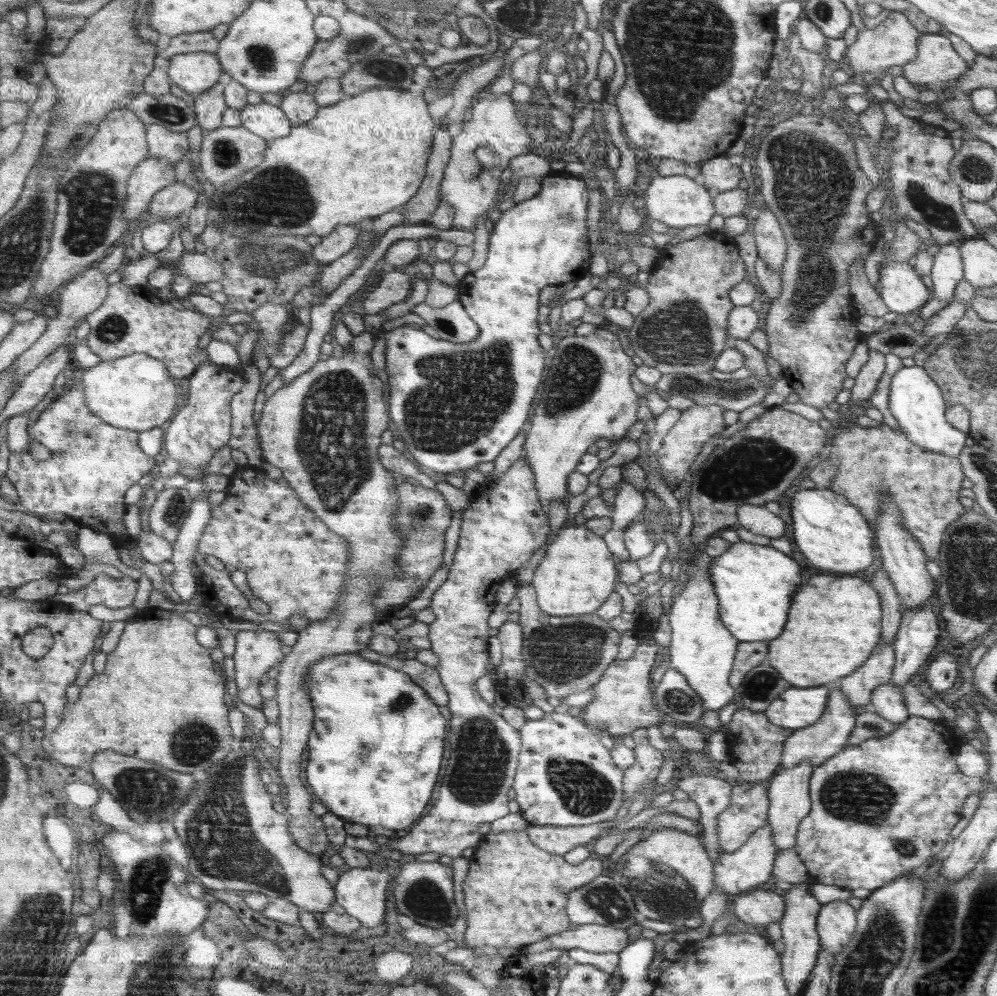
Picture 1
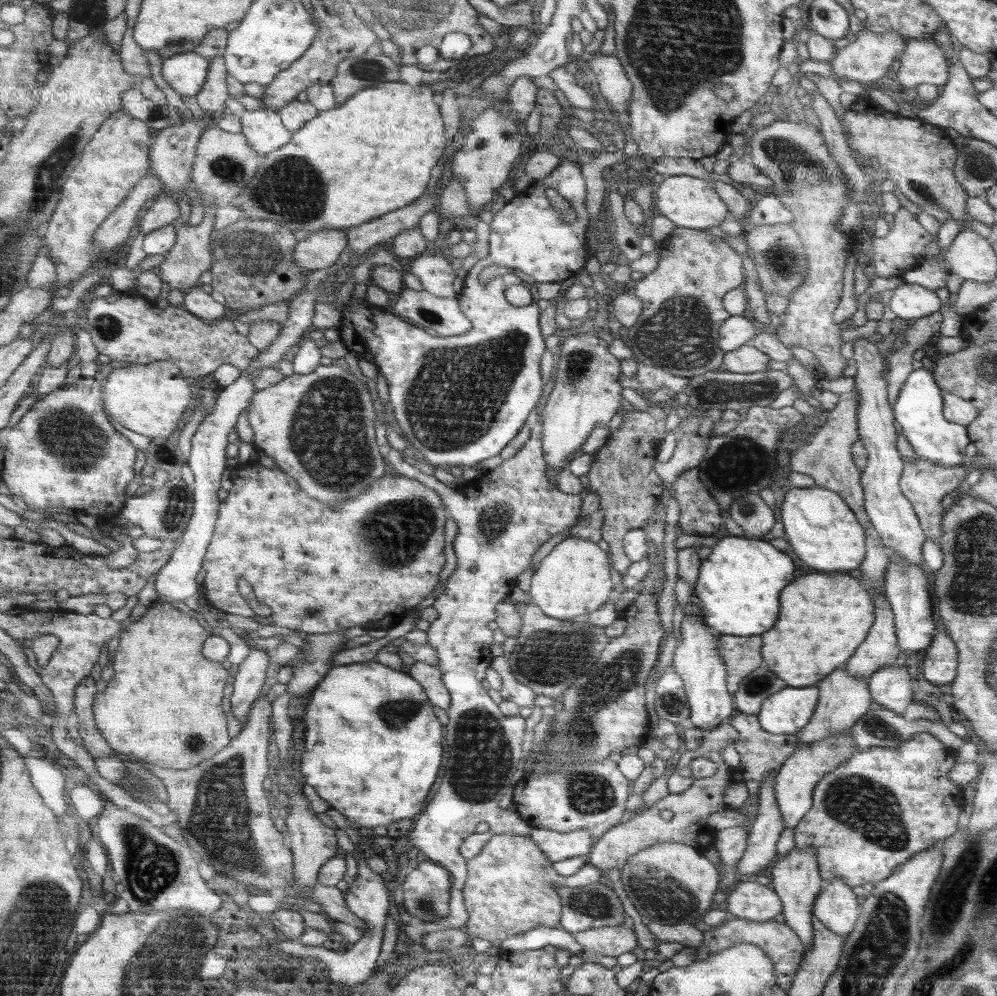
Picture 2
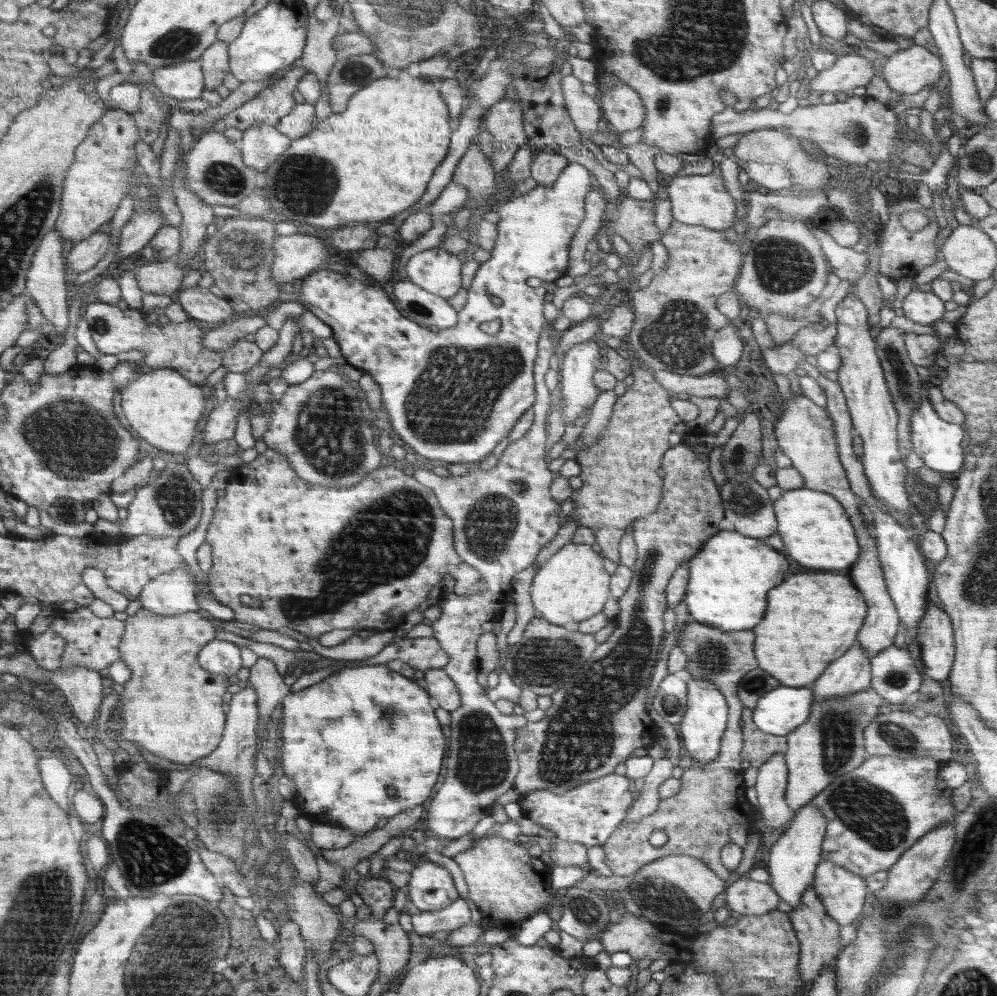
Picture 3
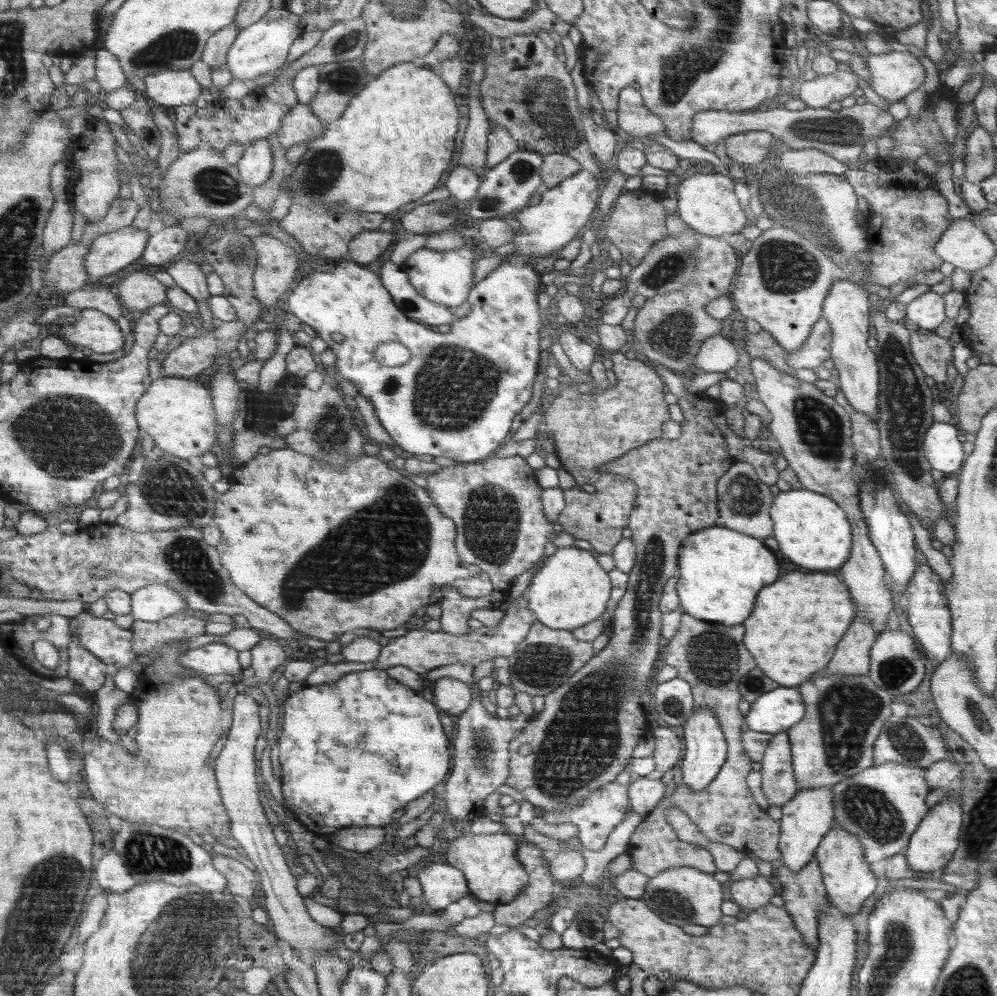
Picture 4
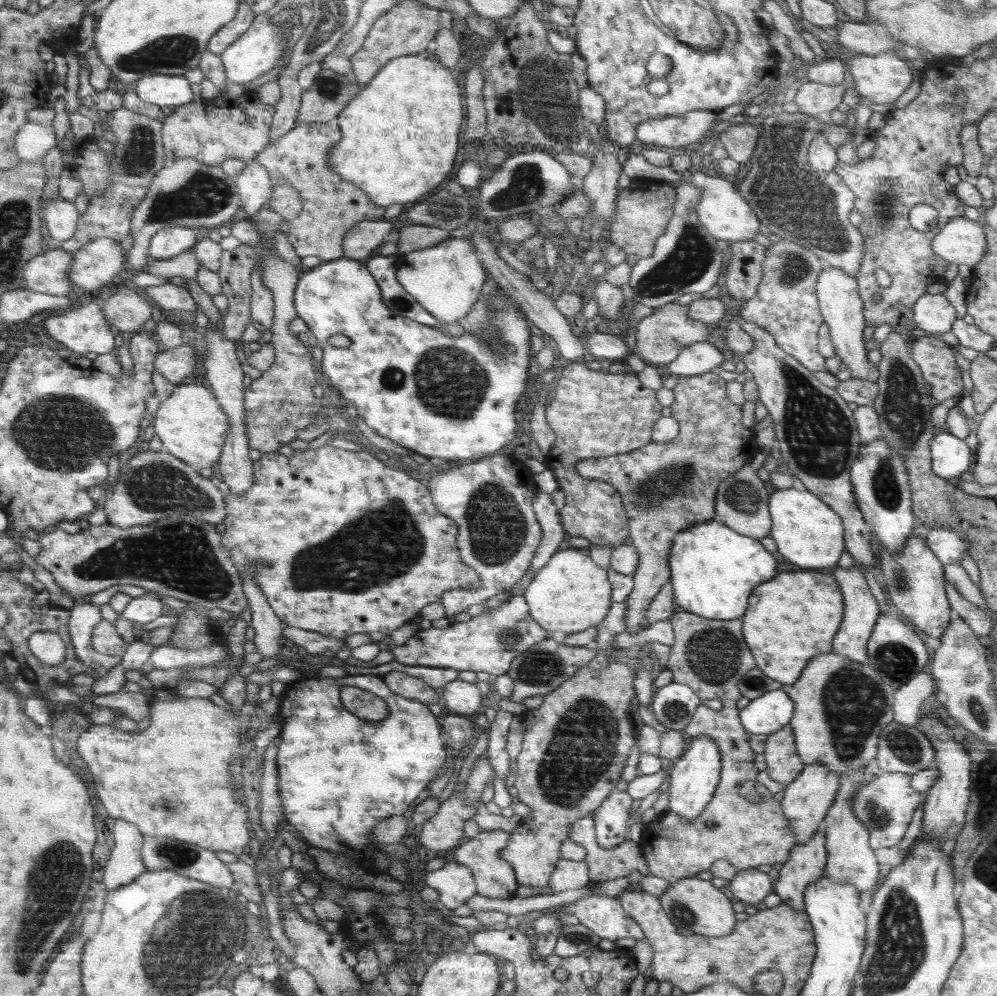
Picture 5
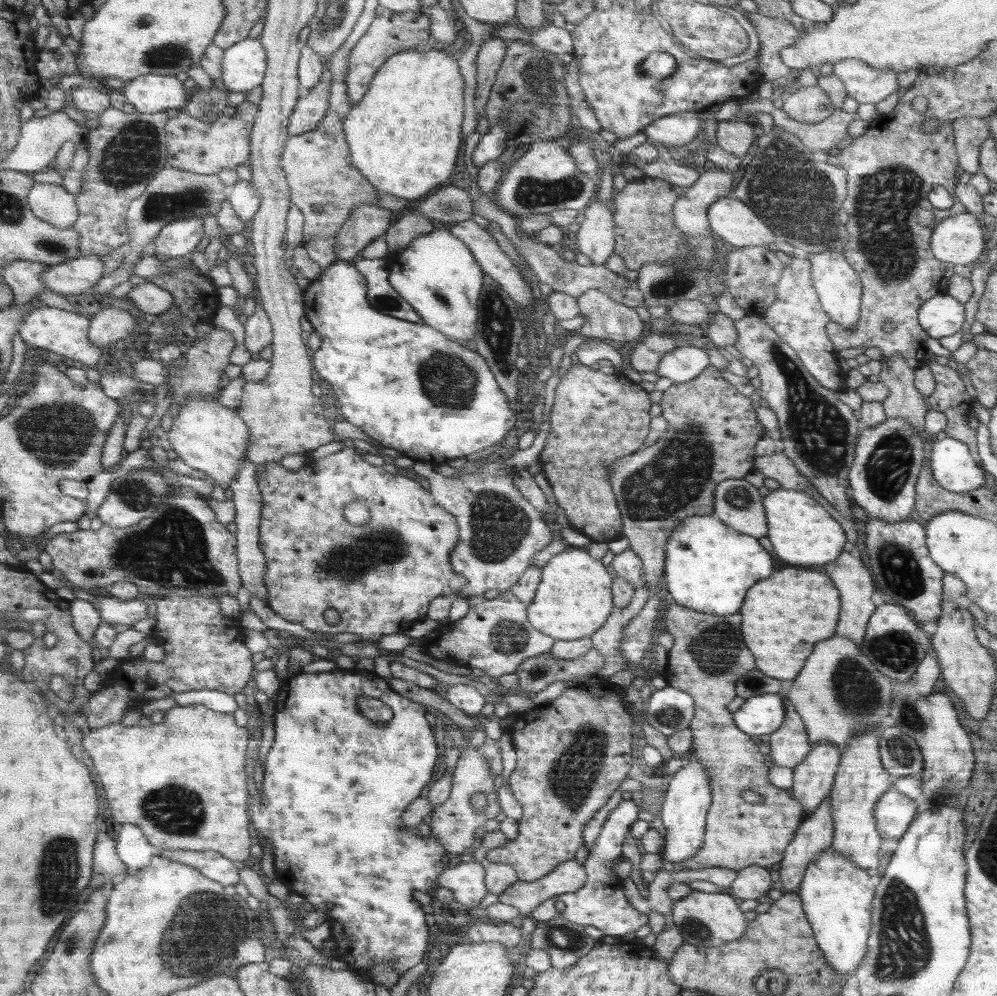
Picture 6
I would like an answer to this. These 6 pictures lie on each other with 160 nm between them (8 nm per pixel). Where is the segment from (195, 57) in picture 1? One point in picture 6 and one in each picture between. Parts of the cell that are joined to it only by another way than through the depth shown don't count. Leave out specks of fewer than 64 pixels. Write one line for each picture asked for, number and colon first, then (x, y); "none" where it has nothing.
2: (186, 72)
3: (182, 81)
4: (171, 88)
5: (161, 90)
6: (154, 93)

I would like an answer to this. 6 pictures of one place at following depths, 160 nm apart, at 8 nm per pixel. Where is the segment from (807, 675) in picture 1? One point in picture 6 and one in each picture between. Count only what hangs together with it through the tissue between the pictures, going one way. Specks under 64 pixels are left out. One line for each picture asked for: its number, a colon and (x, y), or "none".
2: (825, 617)
3: (813, 619)
4: (798, 621)
5: (795, 616)
6: (784, 616)

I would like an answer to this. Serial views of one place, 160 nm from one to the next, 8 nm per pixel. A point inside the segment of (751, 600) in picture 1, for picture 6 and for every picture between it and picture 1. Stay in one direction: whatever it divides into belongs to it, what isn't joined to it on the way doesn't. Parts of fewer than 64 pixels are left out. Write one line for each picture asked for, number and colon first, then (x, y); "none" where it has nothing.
2: (738, 585)
3: (729, 577)
4: (720, 571)
5: (714, 569)
6: (709, 566)

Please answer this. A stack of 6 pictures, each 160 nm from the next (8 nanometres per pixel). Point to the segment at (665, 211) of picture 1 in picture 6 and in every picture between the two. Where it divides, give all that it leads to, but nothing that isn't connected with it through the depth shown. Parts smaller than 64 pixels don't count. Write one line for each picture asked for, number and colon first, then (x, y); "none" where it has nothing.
2: (689, 202)
3: (703, 200)
4: (706, 202)
5: (726, 215)
6: (729, 217)

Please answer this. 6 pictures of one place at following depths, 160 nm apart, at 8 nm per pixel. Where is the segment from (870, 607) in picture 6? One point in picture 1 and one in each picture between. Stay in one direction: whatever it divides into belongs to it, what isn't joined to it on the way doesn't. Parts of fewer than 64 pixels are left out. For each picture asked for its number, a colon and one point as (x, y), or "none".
1: (816, 743)
2: (844, 699)
3: (849, 675)
4: (853, 652)
5: (862, 611)

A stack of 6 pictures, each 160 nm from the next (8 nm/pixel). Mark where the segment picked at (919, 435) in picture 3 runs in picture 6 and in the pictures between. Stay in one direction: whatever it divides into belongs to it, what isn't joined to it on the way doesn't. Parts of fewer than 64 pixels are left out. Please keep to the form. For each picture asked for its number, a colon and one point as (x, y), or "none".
4: (943, 450)
5: (951, 457)
6: (952, 466)

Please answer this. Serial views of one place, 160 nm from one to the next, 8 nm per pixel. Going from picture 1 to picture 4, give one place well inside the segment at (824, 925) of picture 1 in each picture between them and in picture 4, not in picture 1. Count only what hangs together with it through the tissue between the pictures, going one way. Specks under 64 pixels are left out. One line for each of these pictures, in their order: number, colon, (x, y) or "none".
2: (837, 908)
3: (843, 893)
4: (849, 881)

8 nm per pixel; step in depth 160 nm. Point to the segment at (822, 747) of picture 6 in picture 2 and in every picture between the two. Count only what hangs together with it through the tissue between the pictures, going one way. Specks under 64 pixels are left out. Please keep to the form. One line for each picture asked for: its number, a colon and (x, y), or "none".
2: (797, 880)
3: (794, 858)
4: (806, 818)
5: (807, 801)

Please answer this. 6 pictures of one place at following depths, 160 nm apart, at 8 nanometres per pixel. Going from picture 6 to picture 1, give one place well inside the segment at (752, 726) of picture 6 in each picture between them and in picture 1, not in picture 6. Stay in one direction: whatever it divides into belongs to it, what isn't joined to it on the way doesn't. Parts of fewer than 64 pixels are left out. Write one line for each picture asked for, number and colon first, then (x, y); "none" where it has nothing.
1: (797, 708)
2: (788, 711)
3: (779, 712)
4: (774, 712)
5: (772, 711)

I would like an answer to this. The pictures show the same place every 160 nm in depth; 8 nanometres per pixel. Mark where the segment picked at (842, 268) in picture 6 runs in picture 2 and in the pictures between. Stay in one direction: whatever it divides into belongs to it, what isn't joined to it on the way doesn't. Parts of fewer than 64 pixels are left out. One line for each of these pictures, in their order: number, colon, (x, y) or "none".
2: (893, 516)
3: (861, 377)
4: (846, 308)
5: (841, 305)

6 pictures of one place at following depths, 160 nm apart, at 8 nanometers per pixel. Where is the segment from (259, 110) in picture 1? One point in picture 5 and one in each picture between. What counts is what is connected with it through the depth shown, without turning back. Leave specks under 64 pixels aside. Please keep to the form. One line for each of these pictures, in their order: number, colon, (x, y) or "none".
2: (264, 129)
3: (261, 144)
4: (256, 164)
5: (255, 185)

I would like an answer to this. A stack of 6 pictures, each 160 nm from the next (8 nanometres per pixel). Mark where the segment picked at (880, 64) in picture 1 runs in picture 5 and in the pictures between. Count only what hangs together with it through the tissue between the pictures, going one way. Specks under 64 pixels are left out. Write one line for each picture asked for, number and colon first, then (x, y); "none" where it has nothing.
2: (867, 59)
3: (850, 70)
4: (819, 92)
5: (816, 99)

